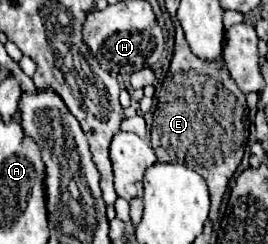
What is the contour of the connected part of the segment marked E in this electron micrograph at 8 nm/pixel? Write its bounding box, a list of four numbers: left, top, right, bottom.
[151,21,249,221]

